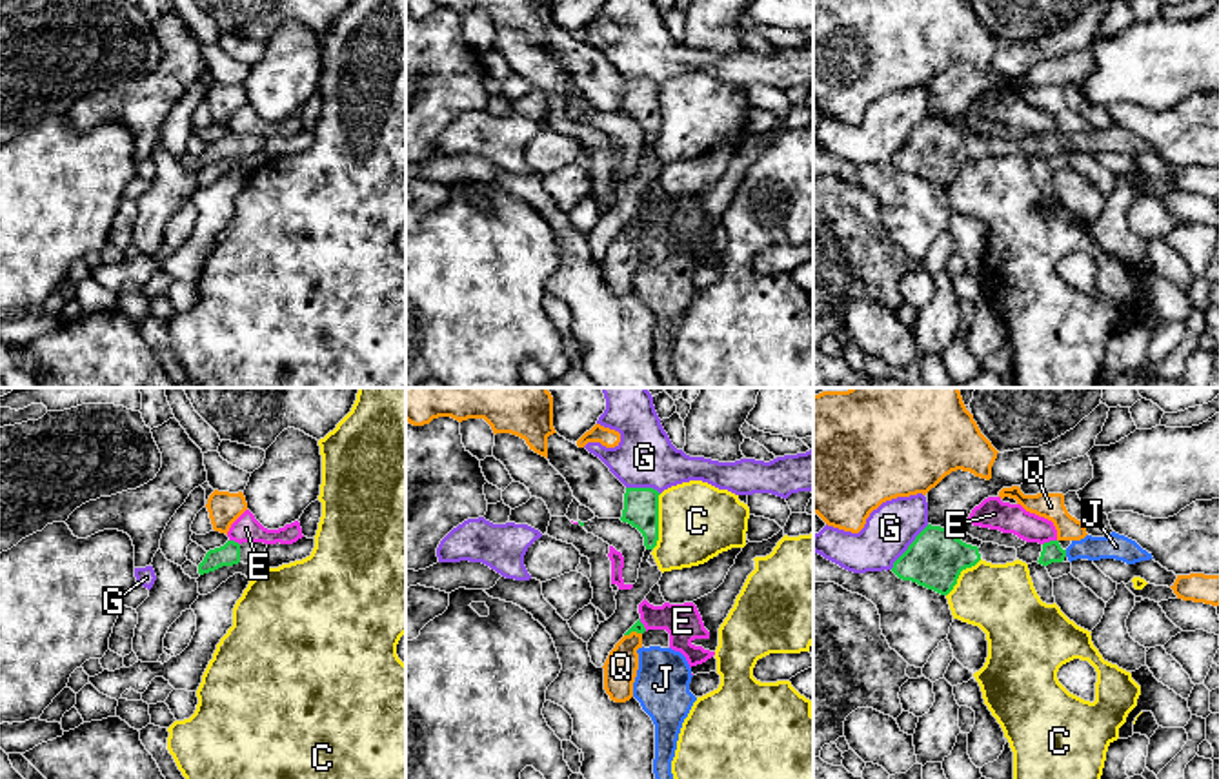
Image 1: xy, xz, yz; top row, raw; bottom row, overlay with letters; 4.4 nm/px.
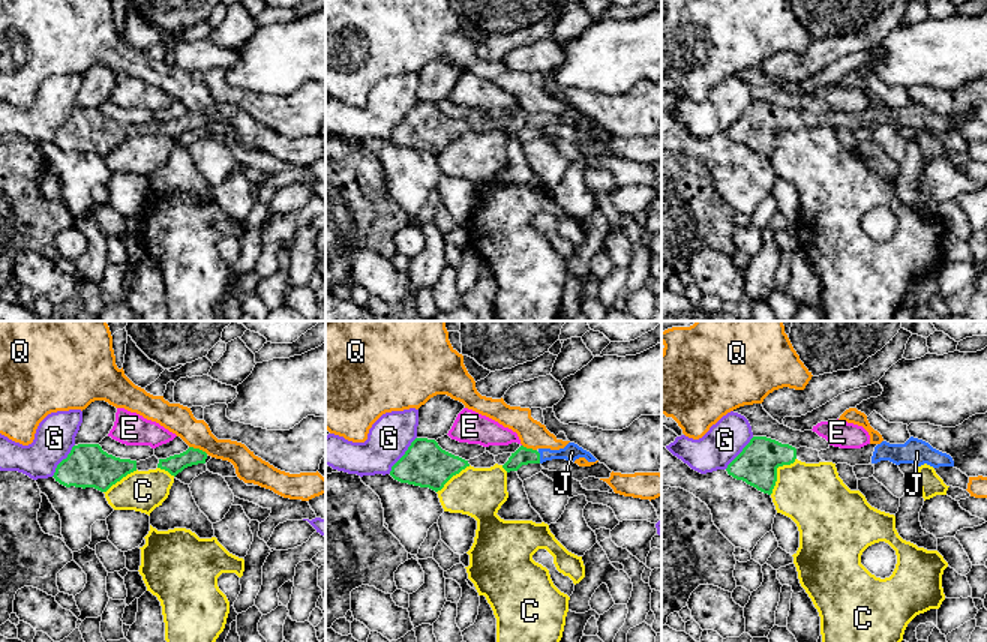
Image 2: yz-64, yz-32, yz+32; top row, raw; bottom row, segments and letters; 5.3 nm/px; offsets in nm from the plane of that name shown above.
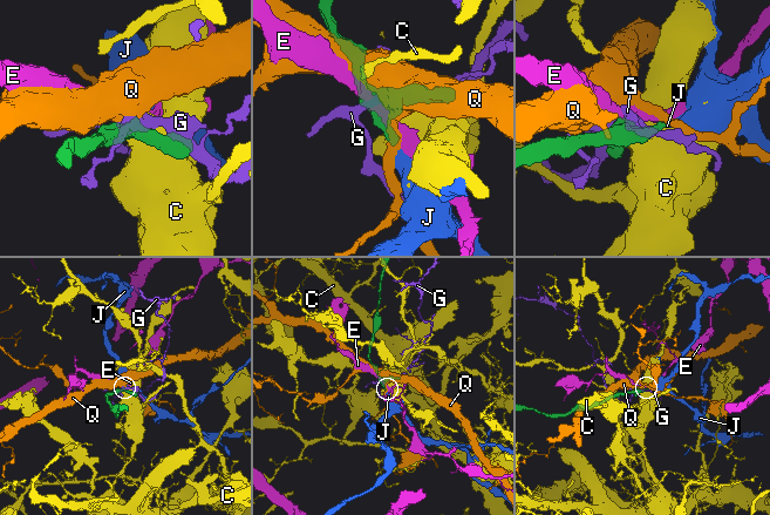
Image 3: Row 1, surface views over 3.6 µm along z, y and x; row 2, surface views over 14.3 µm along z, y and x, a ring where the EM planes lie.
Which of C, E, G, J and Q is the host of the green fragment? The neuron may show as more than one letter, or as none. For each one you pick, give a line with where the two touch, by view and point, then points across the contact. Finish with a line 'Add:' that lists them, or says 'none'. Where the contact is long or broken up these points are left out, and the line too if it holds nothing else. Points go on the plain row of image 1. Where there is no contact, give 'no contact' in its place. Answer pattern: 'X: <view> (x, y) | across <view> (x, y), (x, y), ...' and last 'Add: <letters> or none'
J: yz (1065, 146) | across yz (1052, 144), (1065, 146), (1083, 141), (1116, 139)
Add: J

